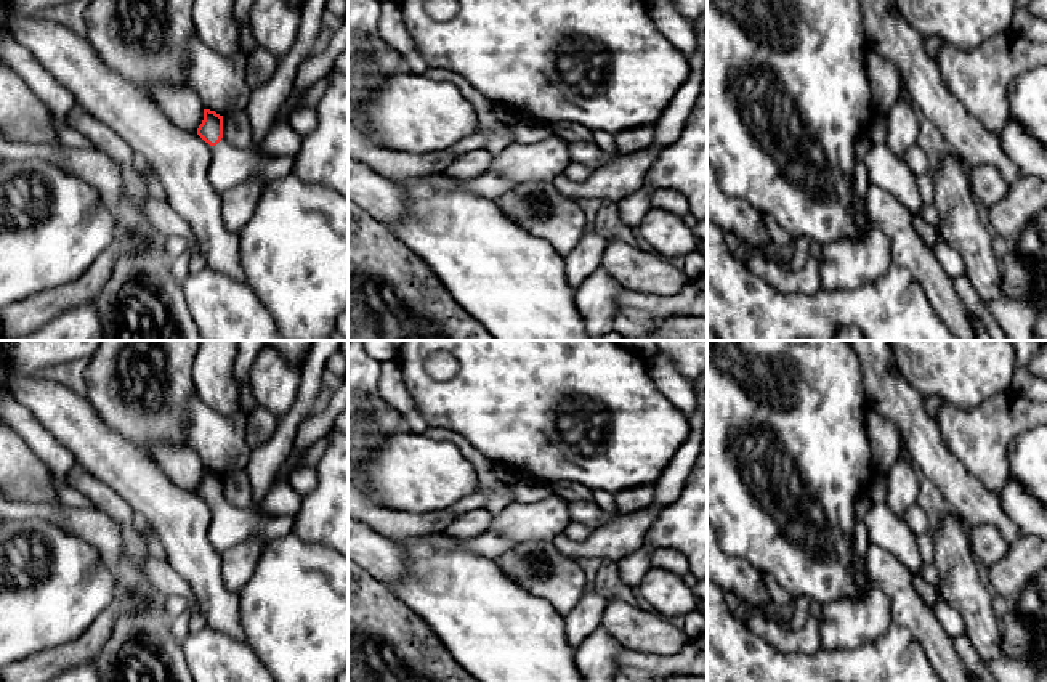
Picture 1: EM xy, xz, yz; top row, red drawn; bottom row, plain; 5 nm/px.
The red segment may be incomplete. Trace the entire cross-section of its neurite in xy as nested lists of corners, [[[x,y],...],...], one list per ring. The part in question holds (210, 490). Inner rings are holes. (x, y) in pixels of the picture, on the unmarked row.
[[[204,469],[204,480],[197,494],[212,512],[207,538],[218,552],[224,552],[247,538],[258,536],[266,544],[292,533],[295,522],[292,515],[265,517],[252,507],[239,509],[229,504],[223,496],[223,475],[215,470]]]

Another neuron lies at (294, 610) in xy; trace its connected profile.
[[[293,533],[266,542],[253,568],[252,578],[237,595],[237,611],[245,642],[269,671],[274,682],[337,682],[338,674],[348,669],[348,558],[335,549],[303,541]]]

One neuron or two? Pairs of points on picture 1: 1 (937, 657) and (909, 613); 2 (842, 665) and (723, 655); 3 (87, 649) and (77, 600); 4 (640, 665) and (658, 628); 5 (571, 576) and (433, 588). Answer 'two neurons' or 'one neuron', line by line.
1: one neuron
2: one neuron
3: two neurons
4: two neurons
5: two neurons

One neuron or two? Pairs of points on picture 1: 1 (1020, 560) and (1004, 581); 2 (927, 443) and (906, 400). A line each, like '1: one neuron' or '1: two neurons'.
1: one neuron
2: one neuron

